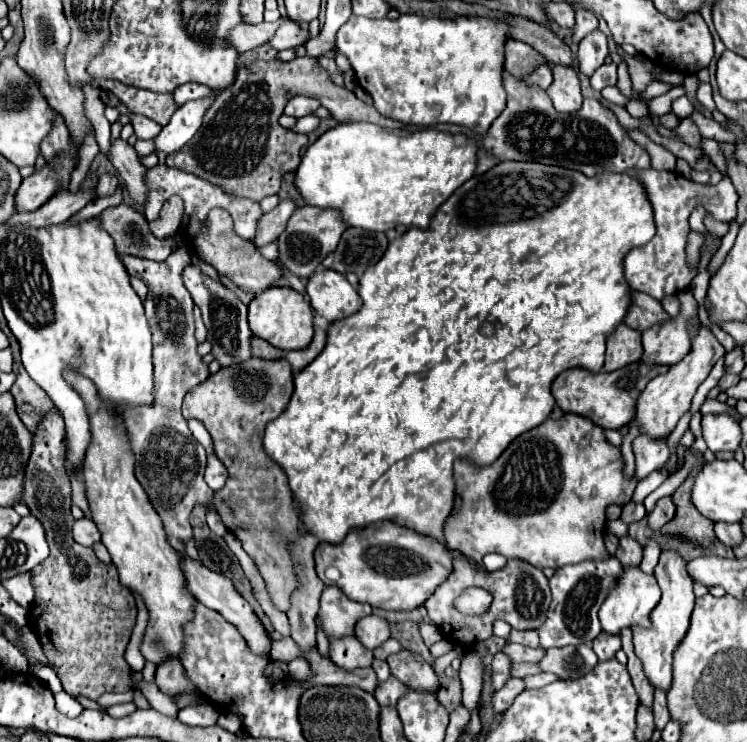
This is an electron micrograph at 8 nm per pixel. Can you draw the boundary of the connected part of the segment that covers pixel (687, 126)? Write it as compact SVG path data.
M684 118L676 127L676 132L680 134L682 142L686 142L686 144L690 144L690 146L698 146L698 142L700 142L700 138L702 138L700 132L698 132L698 126L694 124L692 118Z

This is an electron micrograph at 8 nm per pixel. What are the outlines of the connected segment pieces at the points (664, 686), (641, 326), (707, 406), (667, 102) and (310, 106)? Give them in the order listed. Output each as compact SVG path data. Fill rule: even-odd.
M662 550L660 562L654 570L654 576L658 580L658 586L662 590L662 598L658 606L650 614L652 630L632 630L634 632L634 652L642 662L644 674L650 680L654 690L668 692L672 686L672 656L674 650L684 640L684 634L688 632L688 620L694 606L694 592L692 592L692 580L688 578L688 572L684 570L686 562L676 554Z
M632 292L632 302L628 308L628 314L624 318L624 324L634 328L634 330L646 330L652 324L658 324L662 320L668 320L670 316L664 312L658 300L654 300L648 294L642 292Z
M706 400L700 408L702 414L710 414L710 412L728 412L730 406L724 404L724 402L718 402L718 400Z
M682 86L673 87L666 94L657 96L649 101L649 110L651 115L656 115L658 117L670 112L670 106L672 102L685 95L685 90Z
M292 96L284 114L288 116L294 116L294 118L302 118L302 116L308 116L312 114L316 108L320 106L320 102L316 98L308 98L308 96Z

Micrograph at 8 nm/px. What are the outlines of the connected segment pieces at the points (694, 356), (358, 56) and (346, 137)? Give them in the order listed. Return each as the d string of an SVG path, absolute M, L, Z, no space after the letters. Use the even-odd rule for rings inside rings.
M698 328L692 334L694 334L692 350L688 352L688 356L684 360L680 360L678 364L674 364L666 374L660 374L654 380L650 380L638 398L634 422L638 424L638 430L642 436L648 436L652 440L668 438L672 434L672 430L676 428L678 420L690 410L690 402L692 402L698 386L708 378L708 374L710 374L712 366L718 362L718 358L722 358L726 354L722 344L716 340L716 336L708 328Z
M410 14L396 20L372 20L350 16L336 32L336 48L348 58L358 84L372 96L380 114L414 126L460 124L486 134L506 106L502 88L506 38L508 26L490 18L442 20Z
M354 122L338 124L326 130L302 156L294 176L294 186L308 206L332 208L342 214L346 226L386 232L398 224L428 228L436 208L450 198L450 194L472 178L472 162L476 160L476 142L462 134L444 134L436 130L386 130L376 124Z

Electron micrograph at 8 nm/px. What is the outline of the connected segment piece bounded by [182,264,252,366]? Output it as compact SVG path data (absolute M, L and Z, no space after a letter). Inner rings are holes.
M196 264L184 268L182 280L184 280L184 286L190 292L194 304L202 310L202 318L208 328L208 340L212 342L212 354L216 356L216 360L222 366L240 364L240 362L248 360L252 332L250 332L248 320L246 320L246 314L248 314L246 304L242 304L242 300L238 298L238 288L206 276L200 270L200 266L196 266Z

